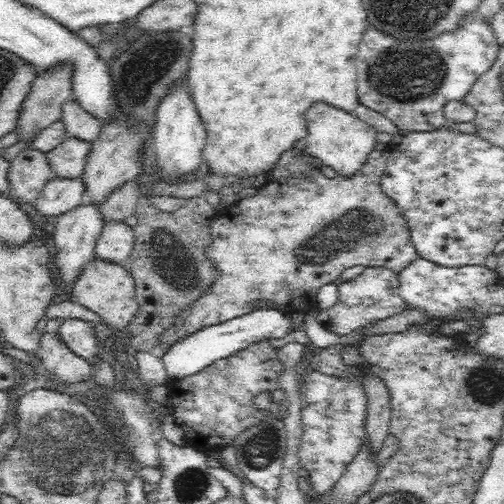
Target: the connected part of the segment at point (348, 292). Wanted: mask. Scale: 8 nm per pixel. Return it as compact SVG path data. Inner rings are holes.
M366 267L361 274L338 286L338 302L320 312L319 316L328 330L344 336L354 334L378 319L388 318L408 308L400 296L396 272L386 267Z

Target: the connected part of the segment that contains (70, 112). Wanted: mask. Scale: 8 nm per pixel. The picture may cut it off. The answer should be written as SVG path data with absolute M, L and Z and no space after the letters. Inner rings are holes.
M74 99L62 105L61 120L66 128L67 138L74 137L88 142L98 137L103 128L103 123L86 113Z

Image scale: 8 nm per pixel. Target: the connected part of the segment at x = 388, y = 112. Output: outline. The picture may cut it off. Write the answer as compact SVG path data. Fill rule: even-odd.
M476 10L467 14L453 31L442 33L442 36L432 40L418 40L418 42L398 40L394 36L390 38L388 34L370 26L364 32L356 58L359 103L386 116L402 131L427 132L445 127L447 123L443 116L444 106L451 101L463 101L466 94L469 94L474 87L476 78L490 70L500 52L501 46L496 41L496 33L490 27L490 21L486 19L482 21L480 18L482 15Z

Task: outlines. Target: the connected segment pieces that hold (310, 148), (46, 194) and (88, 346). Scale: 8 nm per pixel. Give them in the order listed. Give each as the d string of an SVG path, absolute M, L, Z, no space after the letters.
M318 102L306 112L307 135L302 142L306 154L318 158L322 165L331 167L337 174L349 176L360 171L368 161L377 143L377 131L354 113L336 106Z
M54 177L44 185L34 202L34 207L44 216L61 216L82 202L84 190L86 185L81 177L75 179Z
M78 318L62 320L56 333L70 350L85 360L99 352L100 334L92 329L92 324L88 321Z

